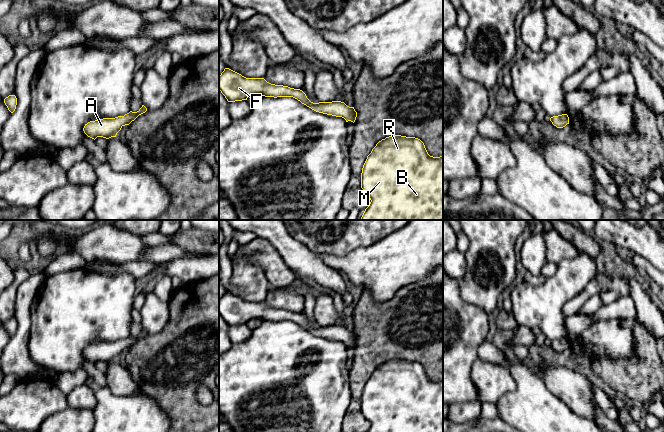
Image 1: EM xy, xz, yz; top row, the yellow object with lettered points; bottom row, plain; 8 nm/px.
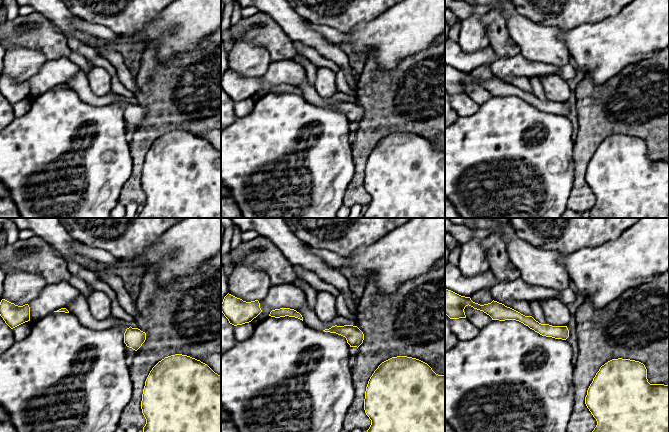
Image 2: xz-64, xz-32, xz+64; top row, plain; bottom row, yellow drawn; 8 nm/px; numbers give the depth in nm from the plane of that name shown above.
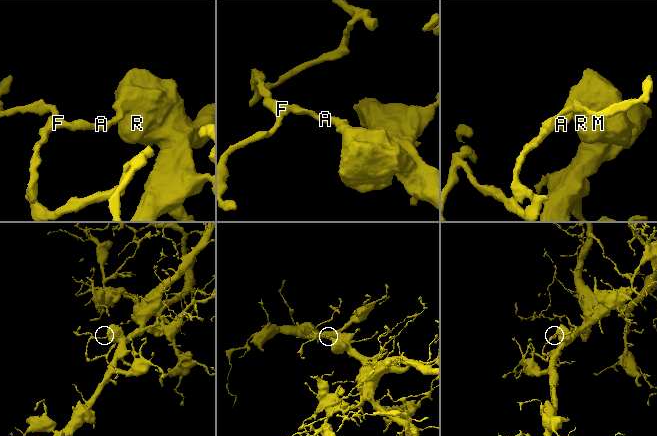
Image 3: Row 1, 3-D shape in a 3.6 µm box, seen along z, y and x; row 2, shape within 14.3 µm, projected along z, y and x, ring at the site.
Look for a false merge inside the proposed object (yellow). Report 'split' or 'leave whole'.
leave whole

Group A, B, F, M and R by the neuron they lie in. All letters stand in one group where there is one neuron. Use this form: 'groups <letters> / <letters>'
groups A B F M R

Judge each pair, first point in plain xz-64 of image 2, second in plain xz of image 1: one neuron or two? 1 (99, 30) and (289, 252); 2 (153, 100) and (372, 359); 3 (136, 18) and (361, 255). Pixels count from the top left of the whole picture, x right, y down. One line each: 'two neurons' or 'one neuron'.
1: two neurons
2: one neuron
3: two neurons

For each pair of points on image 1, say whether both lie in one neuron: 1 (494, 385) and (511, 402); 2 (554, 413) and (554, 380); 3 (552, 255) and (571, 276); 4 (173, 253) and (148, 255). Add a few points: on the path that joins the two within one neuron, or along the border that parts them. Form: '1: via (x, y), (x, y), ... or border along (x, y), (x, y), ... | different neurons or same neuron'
1: border along (509, 371), (515, 387), (506, 391), (495, 402) | different neurons
2: border along (541, 376), (545, 386), (572, 410) | different neurons
3: border along (579, 255), (573, 258), (565, 258), (558, 264) | different neurons
4: via (167, 253), (154, 254) | same neuron

